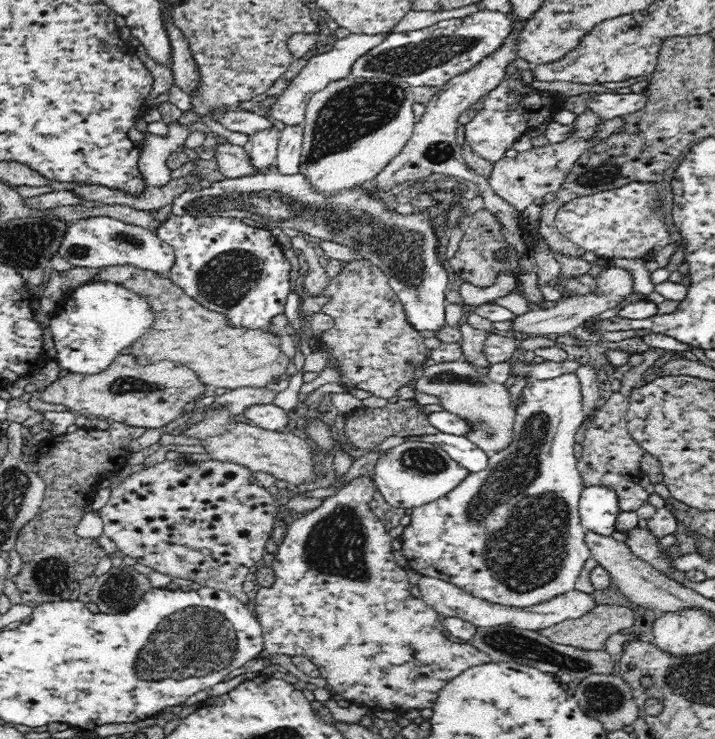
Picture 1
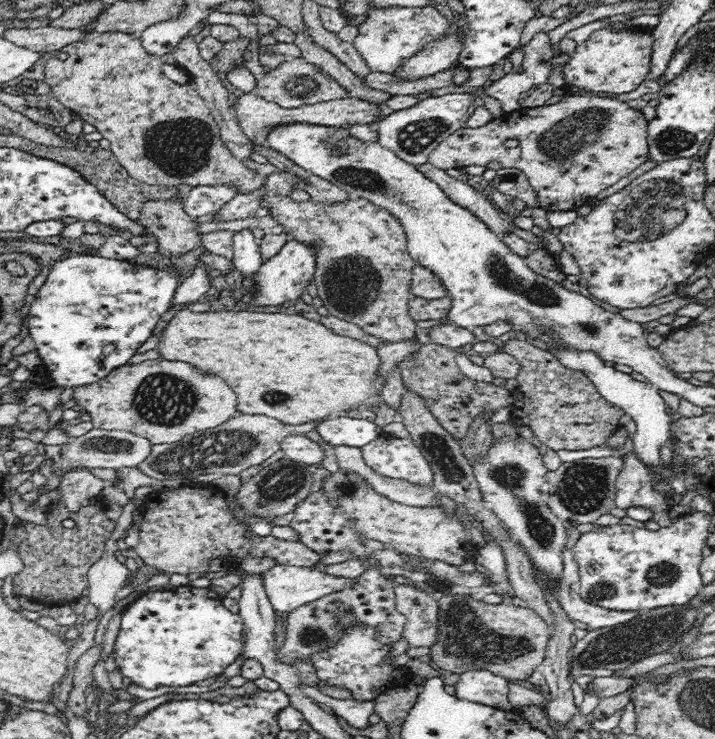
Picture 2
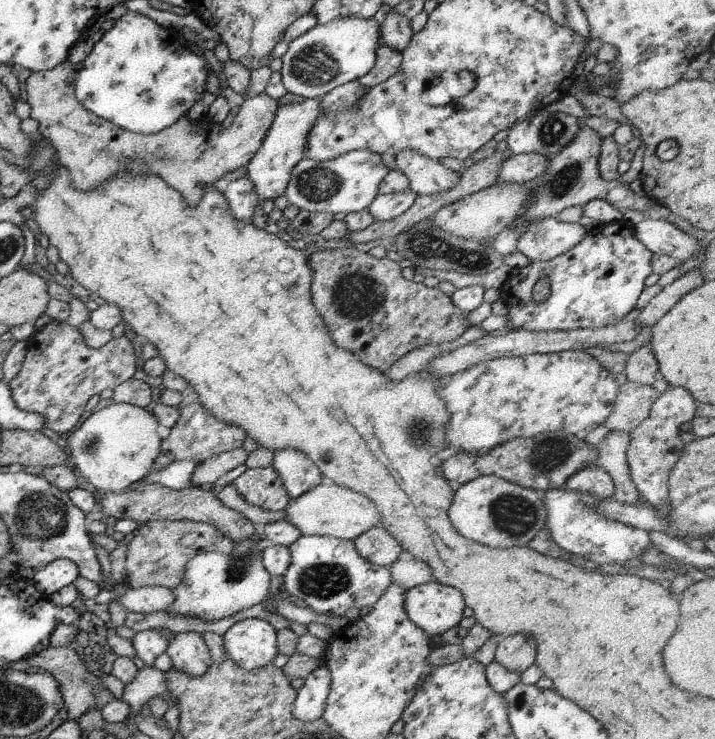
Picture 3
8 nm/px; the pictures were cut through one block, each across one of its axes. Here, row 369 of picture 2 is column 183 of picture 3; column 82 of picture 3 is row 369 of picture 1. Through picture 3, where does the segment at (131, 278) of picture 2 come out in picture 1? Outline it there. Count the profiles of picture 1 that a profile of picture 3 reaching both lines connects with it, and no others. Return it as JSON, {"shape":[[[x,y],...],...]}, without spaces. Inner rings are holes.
{"shape":[[[86,281],[69,291],[53,312],[50,332],[56,347],[55,361],[62,370],[75,374],[106,371],[122,350],[136,342],[154,322],[148,302],[133,290],[110,281]]]}

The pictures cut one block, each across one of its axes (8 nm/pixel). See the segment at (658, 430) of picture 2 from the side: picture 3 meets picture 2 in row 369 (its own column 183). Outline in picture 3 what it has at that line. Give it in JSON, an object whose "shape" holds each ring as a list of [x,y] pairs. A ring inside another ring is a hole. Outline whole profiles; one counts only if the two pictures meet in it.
{"shape":[[[255,537],[247,541],[231,542],[230,553],[204,552],[194,556],[181,575],[181,582],[175,587],[175,602],[169,609],[178,615],[206,620],[219,620],[236,614],[240,610],[262,603],[269,594],[271,575],[263,568],[261,555],[263,548]]]}

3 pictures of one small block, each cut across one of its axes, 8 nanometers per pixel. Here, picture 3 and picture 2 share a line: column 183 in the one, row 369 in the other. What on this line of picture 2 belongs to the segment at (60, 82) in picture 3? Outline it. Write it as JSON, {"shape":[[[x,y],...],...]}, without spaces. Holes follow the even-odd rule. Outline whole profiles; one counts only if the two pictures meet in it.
{"shape":[[[162,358],[122,366],[98,382],[75,388],[73,398],[76,400],[77,408],[90,414],[94,428],[132,432],[146,438],[152,446],[173,443],[182,440],[186,434],[216,428],[239,414],[236,394],[222,378],[206,376],[186,362],[170,362]]]}

